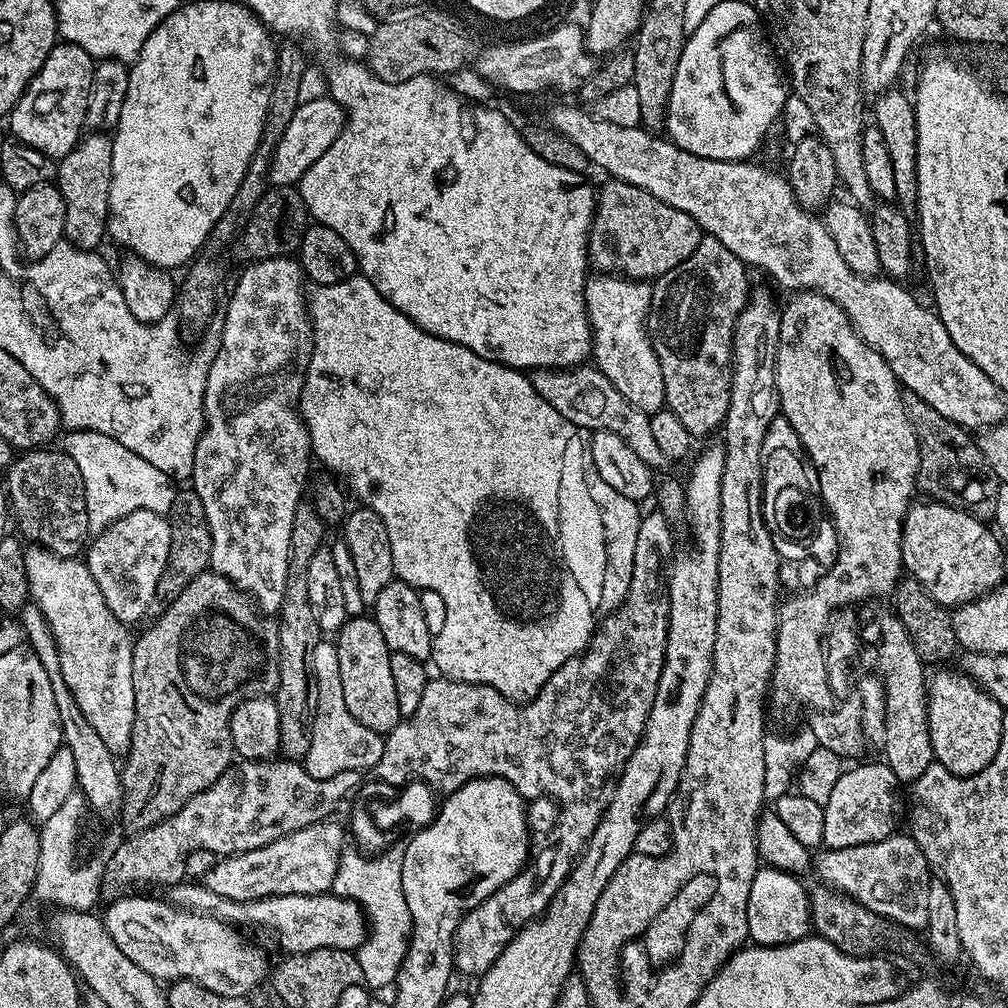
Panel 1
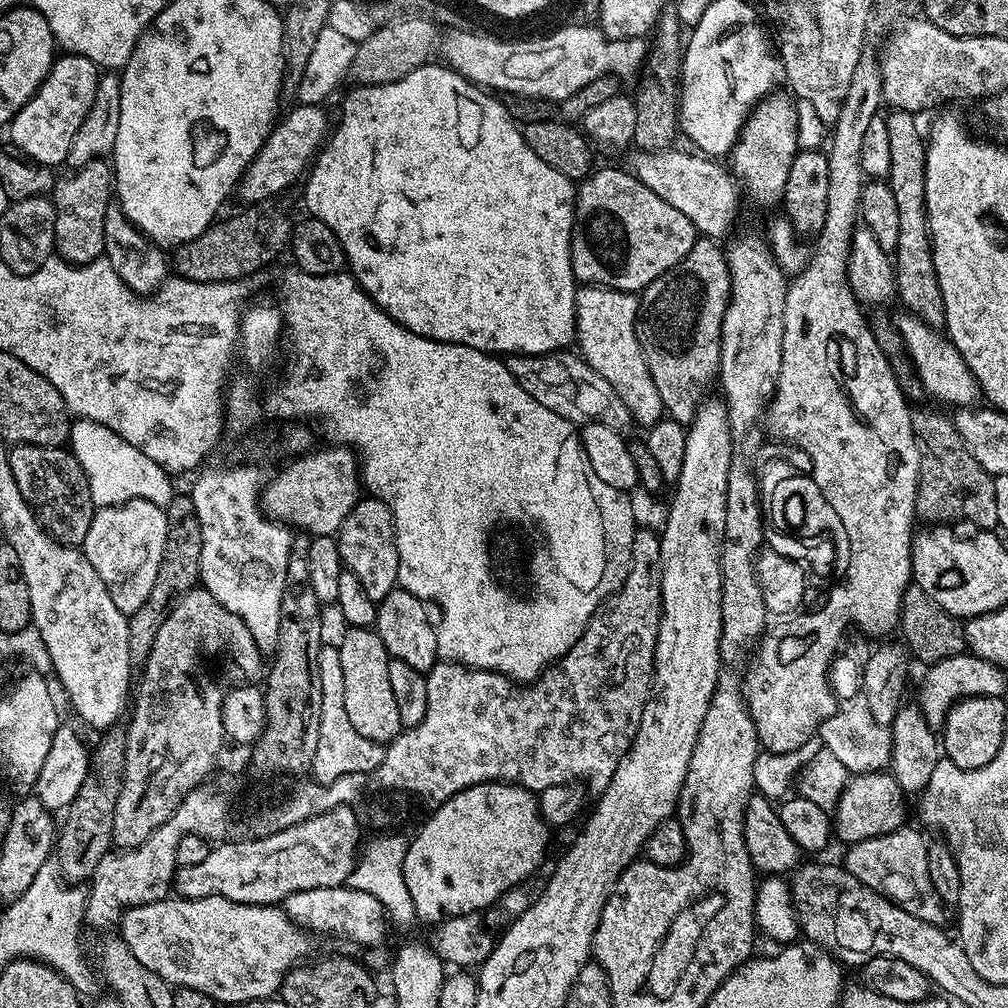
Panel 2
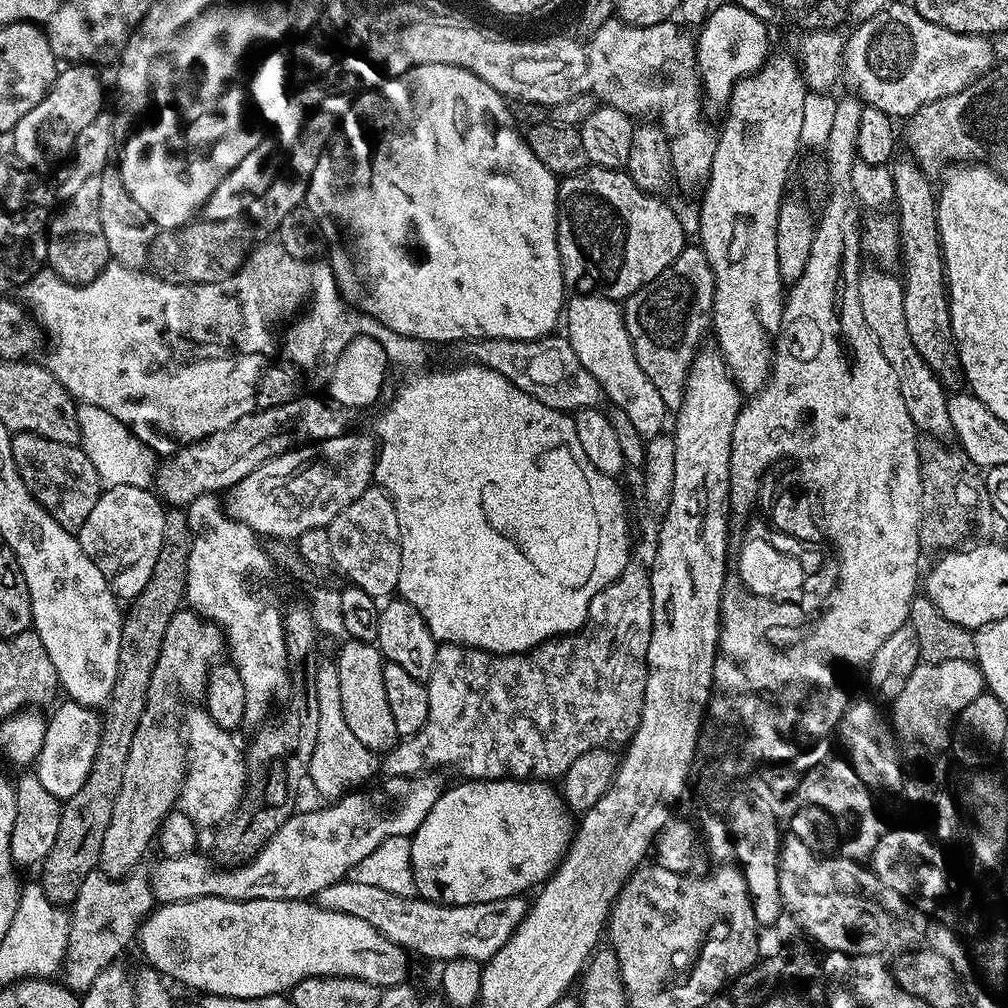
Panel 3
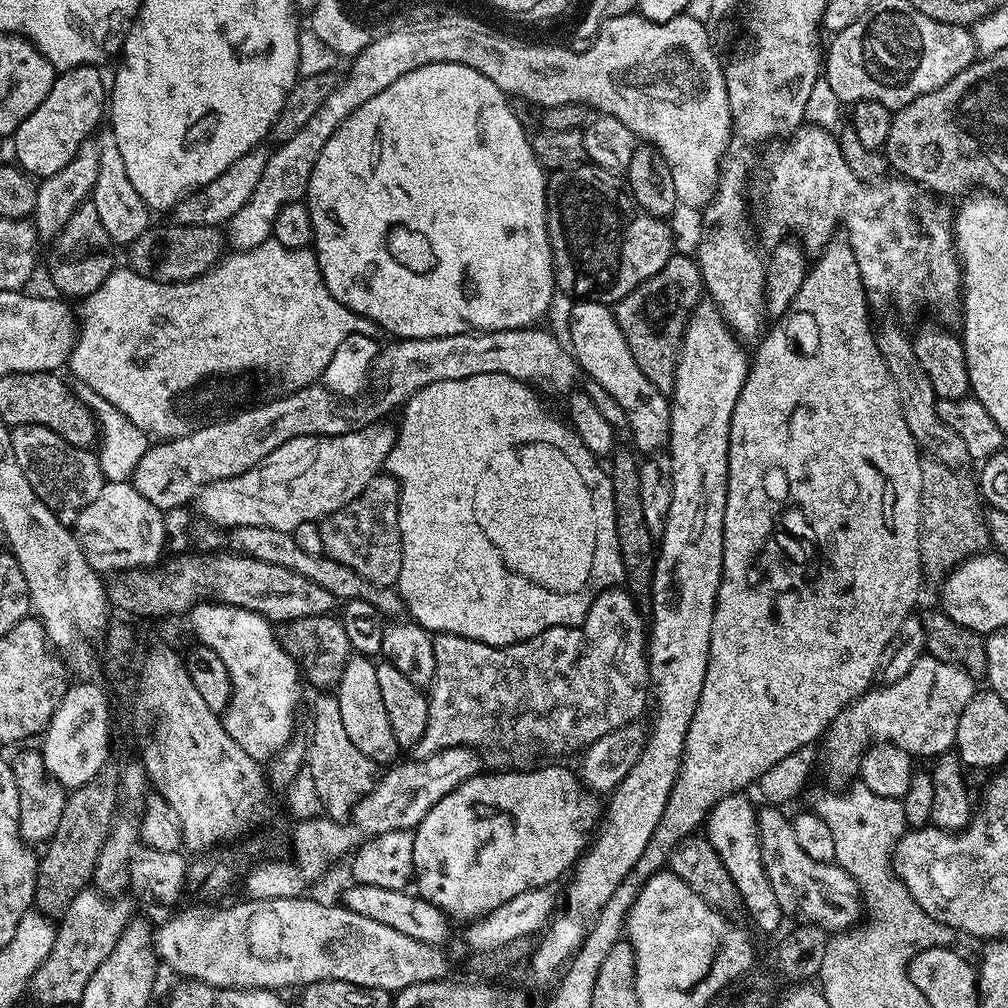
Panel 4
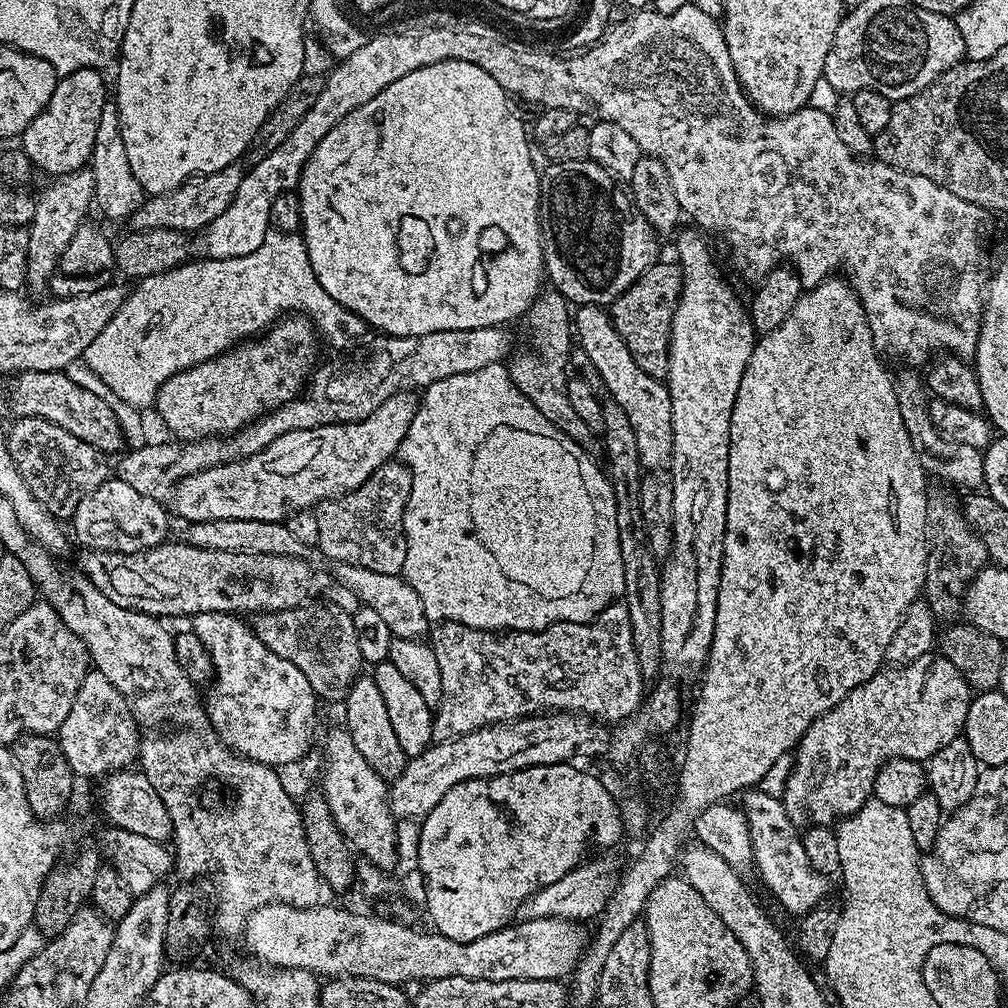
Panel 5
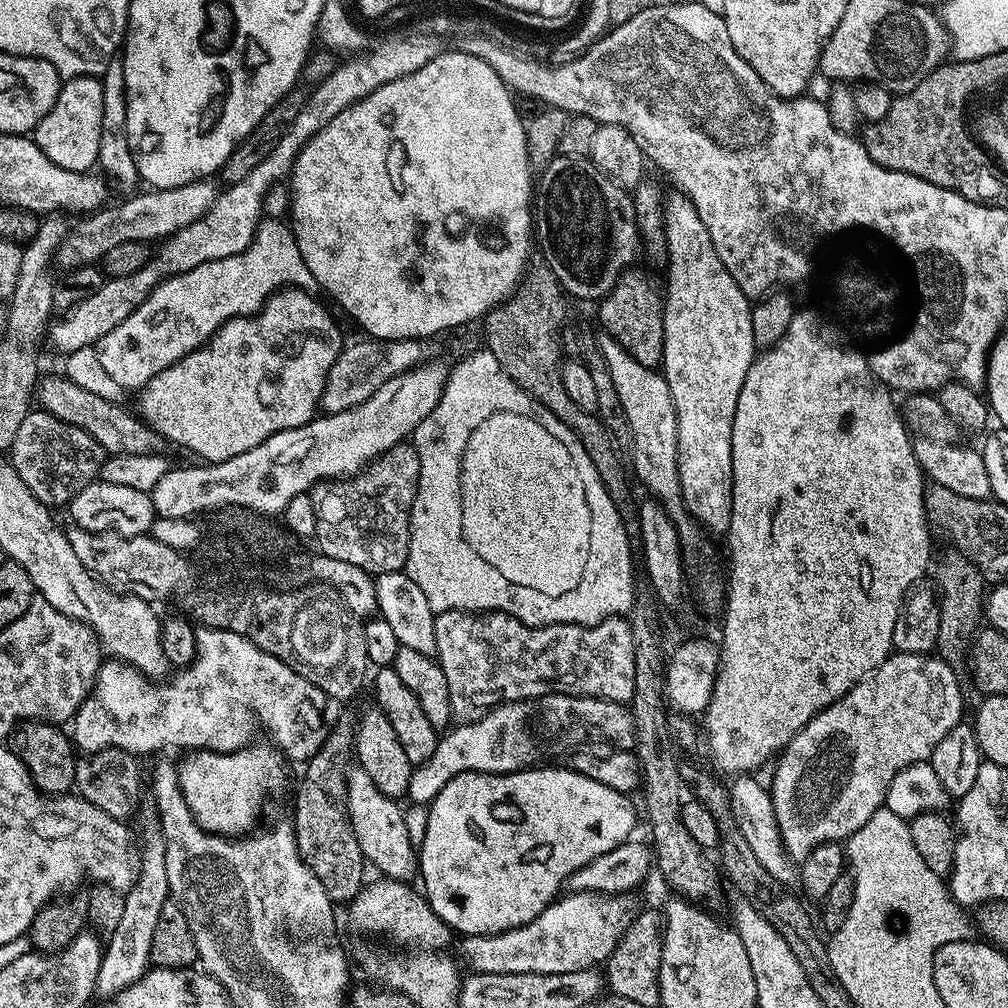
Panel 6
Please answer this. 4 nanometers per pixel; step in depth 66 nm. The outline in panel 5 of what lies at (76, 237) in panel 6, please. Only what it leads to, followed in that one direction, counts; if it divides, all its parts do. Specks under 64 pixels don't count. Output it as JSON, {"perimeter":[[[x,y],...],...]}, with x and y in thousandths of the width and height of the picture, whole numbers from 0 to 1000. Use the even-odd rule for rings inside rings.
{"perimeter":[[[232,162],[203,175],[191,175],[181,185],[162,190],[159,194],[148,193],[129,215],[130,225],[137,230],[164,226],[188,232],[197,231],[205,222],[212,220],[212,216],[216,216],[216,212],[220,212],[224,204],[228,204],[236,185],[244,174],[243,168],[238,166],[237,162]]]}

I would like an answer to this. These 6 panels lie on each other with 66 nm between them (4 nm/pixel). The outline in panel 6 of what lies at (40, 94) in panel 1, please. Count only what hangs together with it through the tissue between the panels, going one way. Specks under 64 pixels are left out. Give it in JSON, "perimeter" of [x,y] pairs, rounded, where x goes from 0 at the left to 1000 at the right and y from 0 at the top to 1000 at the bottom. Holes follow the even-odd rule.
{"perimeter":[[[73,75],[60,85],[58,101],[50,105],[50,113],[38,121],[34,132],[36,144],[62,169],[91,171],[96,166],[101,126],[101,78],[93,75]]]}

